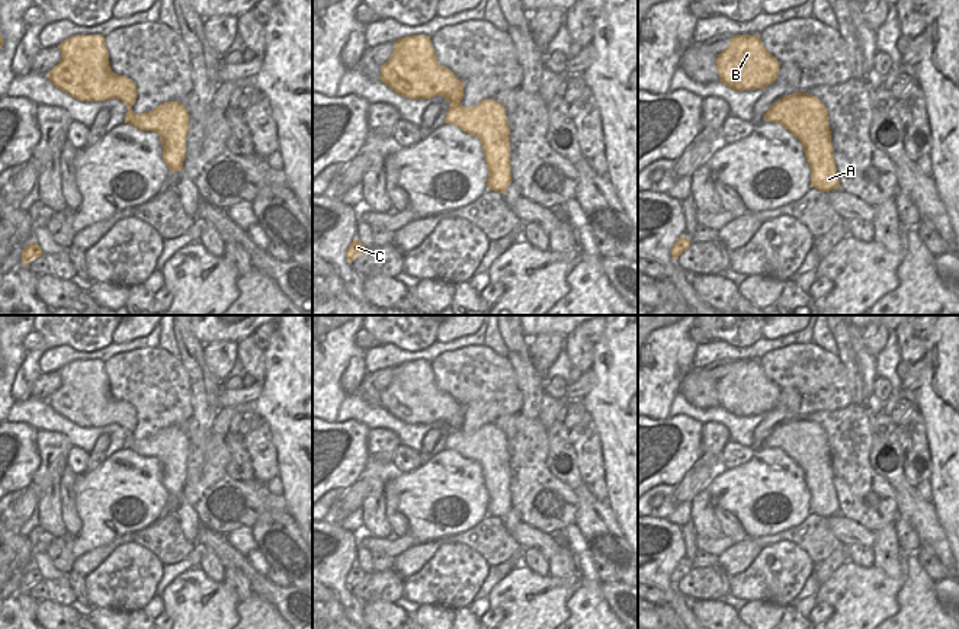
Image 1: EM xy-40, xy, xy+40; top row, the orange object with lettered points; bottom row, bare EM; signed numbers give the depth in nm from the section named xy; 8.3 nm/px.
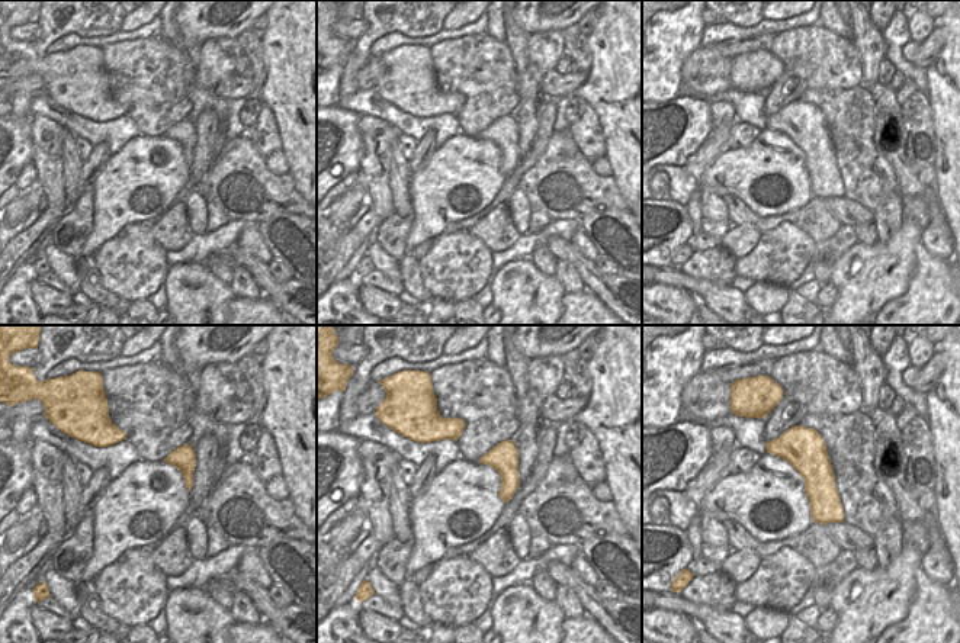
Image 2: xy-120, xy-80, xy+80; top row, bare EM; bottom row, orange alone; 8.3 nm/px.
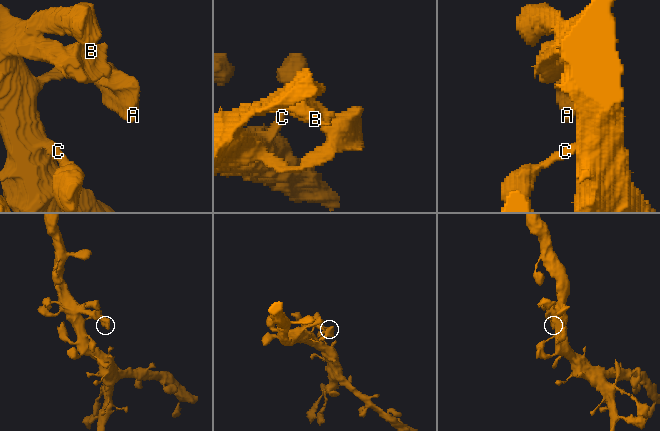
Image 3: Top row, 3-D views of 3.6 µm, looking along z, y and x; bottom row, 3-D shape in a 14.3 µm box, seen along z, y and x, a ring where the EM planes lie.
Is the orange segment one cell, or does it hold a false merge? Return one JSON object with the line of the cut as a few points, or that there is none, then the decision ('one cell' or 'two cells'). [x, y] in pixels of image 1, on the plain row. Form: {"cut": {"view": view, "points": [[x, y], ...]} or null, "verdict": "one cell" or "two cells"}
{"cut": null, "verdict": "one cell"}

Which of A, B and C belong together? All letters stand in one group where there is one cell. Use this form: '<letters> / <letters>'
A B C

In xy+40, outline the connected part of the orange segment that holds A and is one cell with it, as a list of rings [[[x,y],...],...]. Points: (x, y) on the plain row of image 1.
[[[798,417],[785,421],[764,439],[764,446],[780,449],[802,468],[811,492],[811,513],[827,519],[840,513],[828,437],[818,423]]]

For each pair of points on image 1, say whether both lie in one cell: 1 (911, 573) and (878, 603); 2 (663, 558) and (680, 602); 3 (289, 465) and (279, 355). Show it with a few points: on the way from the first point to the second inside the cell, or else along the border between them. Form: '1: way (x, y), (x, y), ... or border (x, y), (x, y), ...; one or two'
1: border (904, 571), (904, 584), (897, 597), (897, 612); two
2: way (663, 568), (663, 581), (670, 591); one
3: way (291, 437), (291, 382); one

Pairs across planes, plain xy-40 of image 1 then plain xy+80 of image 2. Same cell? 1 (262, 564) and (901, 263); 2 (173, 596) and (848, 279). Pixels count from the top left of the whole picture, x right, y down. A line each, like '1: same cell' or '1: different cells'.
1: different cells
2: same cell

